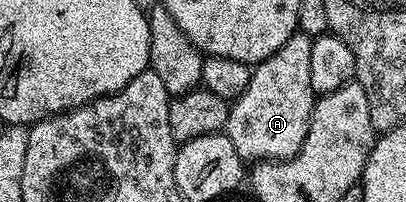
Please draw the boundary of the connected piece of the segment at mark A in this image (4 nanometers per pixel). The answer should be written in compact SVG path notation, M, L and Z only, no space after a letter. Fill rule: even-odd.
M300 30L293 33L271 58L262 60L253 68L251 82L247 82L247 90L243 90L240 98L232 101L229 109L229 117L225 123L223 132L229 136L231 145L241 155L245 162L260 162L263 160L290 160L303 146L303 138L307 138L309 119L313 113L313 101L315 93L311 86L311 46L314 37Z

